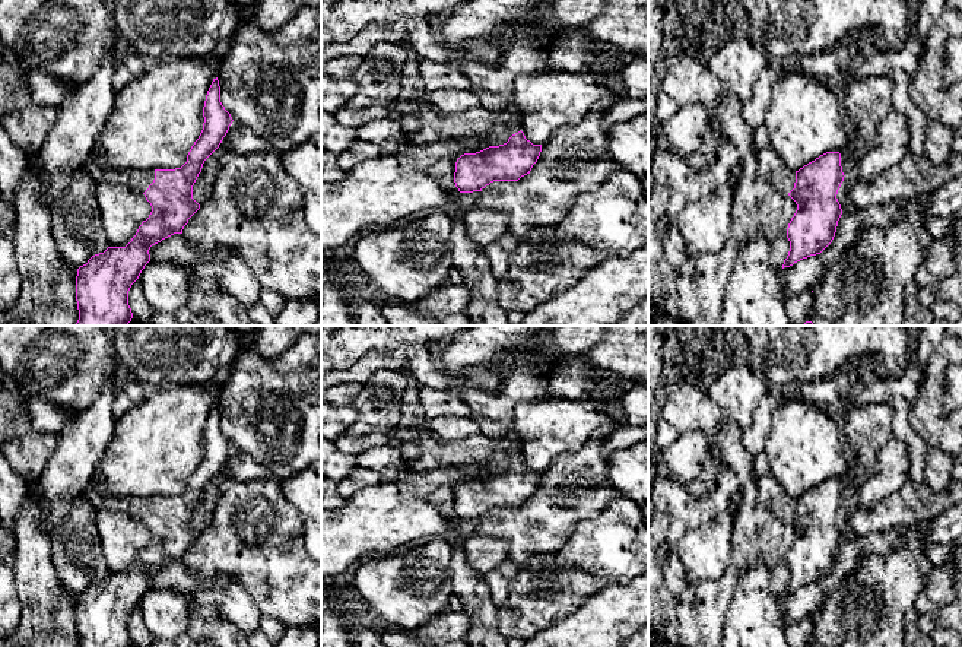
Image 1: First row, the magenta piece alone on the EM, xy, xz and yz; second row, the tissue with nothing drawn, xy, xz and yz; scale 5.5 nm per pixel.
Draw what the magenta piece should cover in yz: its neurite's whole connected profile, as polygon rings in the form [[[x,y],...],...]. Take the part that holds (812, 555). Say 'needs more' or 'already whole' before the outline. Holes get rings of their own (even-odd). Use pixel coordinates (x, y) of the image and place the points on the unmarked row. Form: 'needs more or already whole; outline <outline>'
needs more; outline [[[766,472],[756,481],[756,492],[775,517],[788,521],[797,532],[787,555],[790,578],[782,596],[820,581],[832,570],[842,542],[836,526],[845,504],[841,481],[826,479],[794,499]]]

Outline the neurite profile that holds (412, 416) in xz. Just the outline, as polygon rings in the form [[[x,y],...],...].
[[[404,367],[400,370],[407,377],[407,387],[401,396],[401,416],[393,426],[390,437],[401,441],[401,457],[407,469],[399,475],[397,481],[407,479],[412,475],[412,463],[419,457],[419,444],[416,441],[416,428],[428,425],[429,418],[425,415],[419,393],[423,387],[417,378]]]

